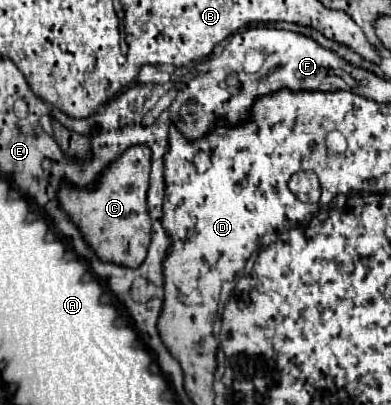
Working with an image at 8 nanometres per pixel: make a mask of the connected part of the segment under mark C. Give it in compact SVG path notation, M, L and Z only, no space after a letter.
M144 144L130 146L108 170L104 170L94 190L60 190L60 208L80 226L84 240L104 262L138 268L150 246L150 218L146 212L146 190L152 152Z

